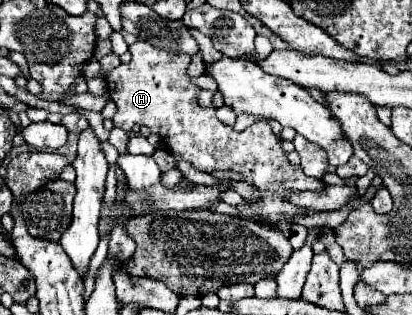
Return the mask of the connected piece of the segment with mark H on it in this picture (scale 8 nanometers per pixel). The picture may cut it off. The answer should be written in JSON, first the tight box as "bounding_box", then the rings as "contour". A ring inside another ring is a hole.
{"bounding_box":[80,40,326,228],"contour":[[[138,40],[130,46],[130,54],[132,54],[130,62],[120,64],[110,72],[102,72],[102,66],[100,66],[98,60],[90,60],[90,62],[80,64],[82,78],[102,76],[106,80],[108,94],[114,100],[116,108],[118,108],[118,112],[112,118],[116,128],[132,132],[132,128],[146,126],[146,128],[150,128],[152,134],[158,134],[166,142],[166,148],[174,158],[182,158],[182,160],[190,162],[196,170],[208,172],[208,174],[218,172],[218,170],[230,170],[230,172],[240,174],[244,178],[244,182],[252,184],[260,192],[258,200],[254,200],[254,202],[244,200],[242,204],[236,206],[238,212],[240,212],[240,218],[244,218],[244,220],[254,220],[258,224],[268,224],[270,228],[278,228],[278,222],[288,222],[290,224],[292,218],[306,216],[308,210],[288,202],[286,194],[288,192],[306,192],[306,190],[320,192],[320,190],[326,190],[326,184],[320,178],[306,176],[300,166],[290,164],[288,154],[282,150],[276,134],[270,130],[270,126],[266,122],[258,122],[258,124],[252,124],[250,128],[246,128],[242,132],[236,132],[232,126],[222,124],[216,118],[214,108],[202,108],[198,104],[198,94],[200,94],[202,88],[192,84],[192,76],[188,74],[188,66],[190,66],[192,58],[188,58],[186,54],[172,54],[168,50],[162,50],[162,48],[154,48],[152,44],[142,42],[142,40]]]}

